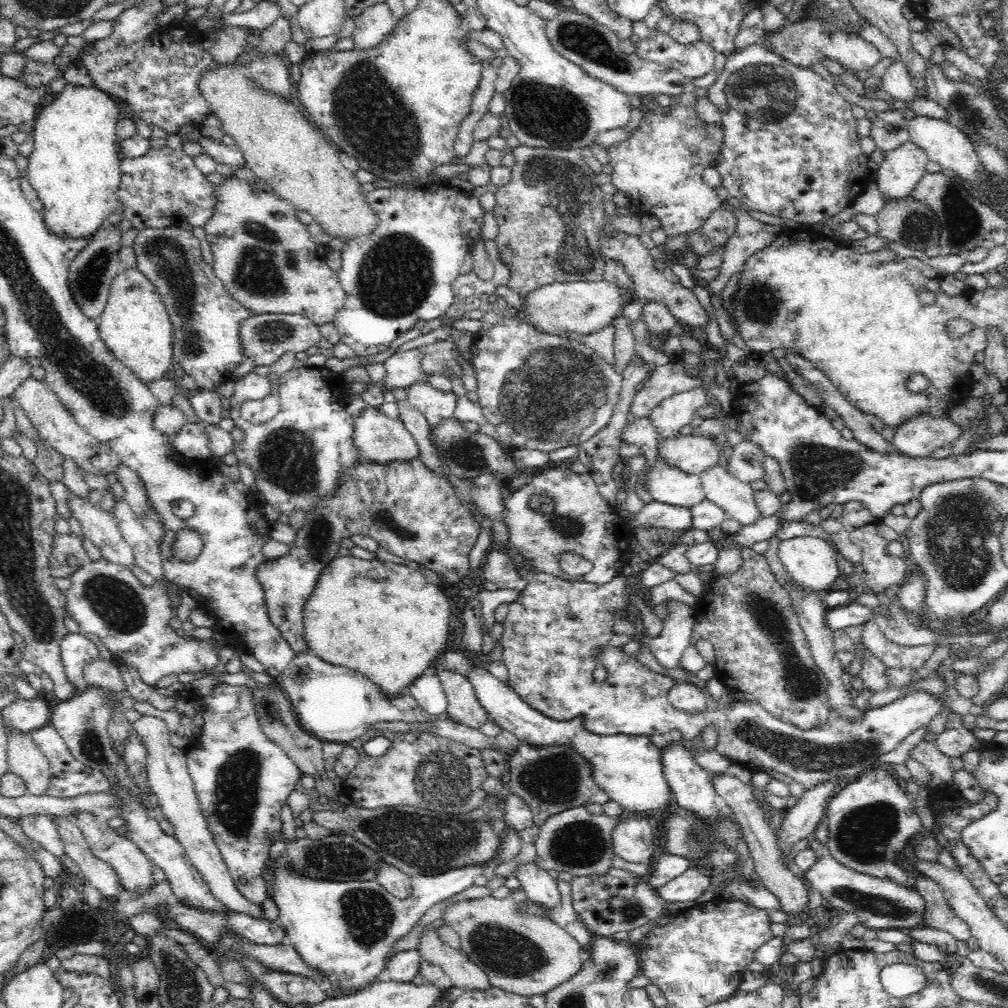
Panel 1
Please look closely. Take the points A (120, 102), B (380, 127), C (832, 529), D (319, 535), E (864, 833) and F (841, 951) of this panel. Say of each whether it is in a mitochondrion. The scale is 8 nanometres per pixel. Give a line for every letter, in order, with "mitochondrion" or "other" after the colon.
A: other
B: mitochondrion
C: other
D: mitochondrion
E: mitochondrion
F: other

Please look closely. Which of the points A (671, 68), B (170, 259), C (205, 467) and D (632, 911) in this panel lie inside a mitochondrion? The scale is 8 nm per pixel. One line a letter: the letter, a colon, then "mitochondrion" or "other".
A: other
B: mitochondrion
C: other
D: mitochondrion

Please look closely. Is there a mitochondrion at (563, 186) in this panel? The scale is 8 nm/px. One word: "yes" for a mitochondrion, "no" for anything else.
yes

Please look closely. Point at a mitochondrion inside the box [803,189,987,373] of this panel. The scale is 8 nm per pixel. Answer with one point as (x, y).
(918, 227)

